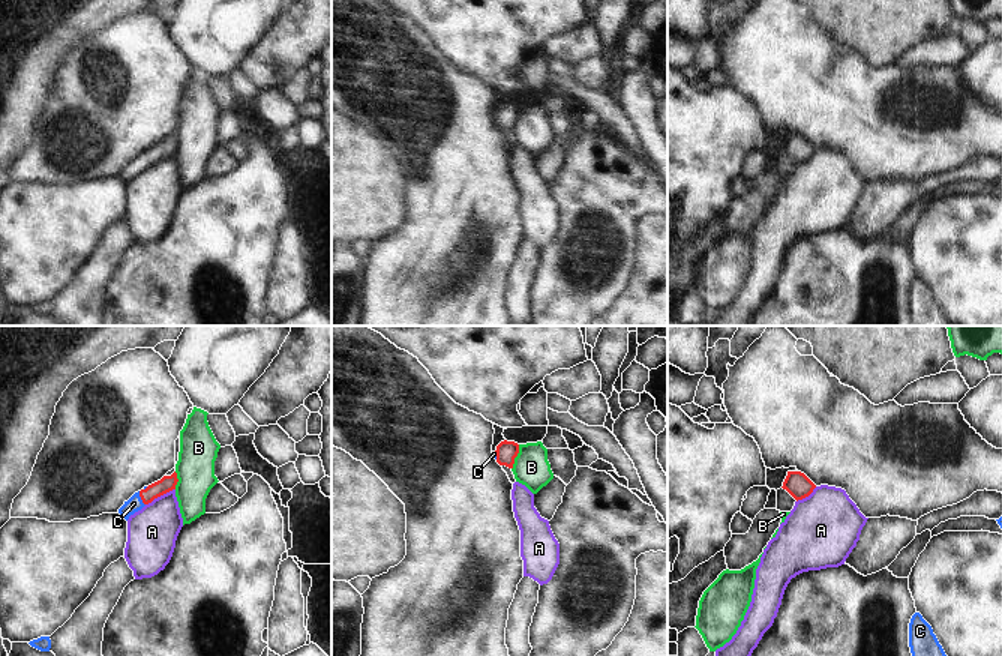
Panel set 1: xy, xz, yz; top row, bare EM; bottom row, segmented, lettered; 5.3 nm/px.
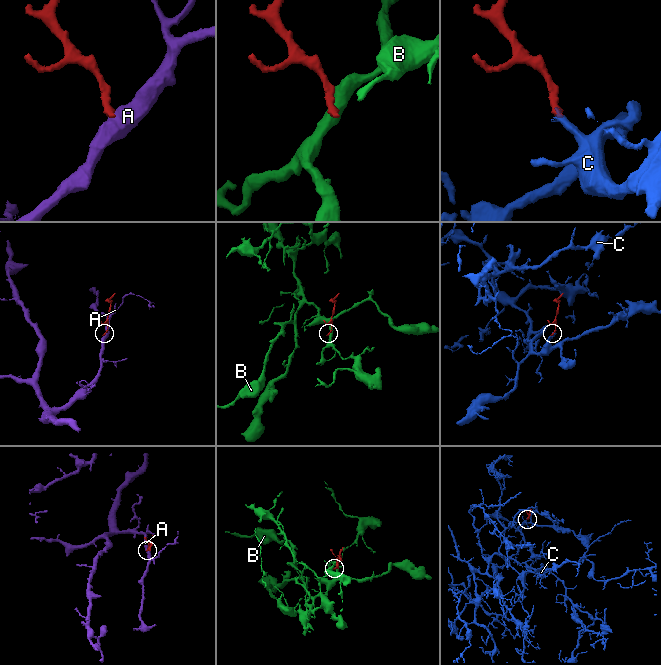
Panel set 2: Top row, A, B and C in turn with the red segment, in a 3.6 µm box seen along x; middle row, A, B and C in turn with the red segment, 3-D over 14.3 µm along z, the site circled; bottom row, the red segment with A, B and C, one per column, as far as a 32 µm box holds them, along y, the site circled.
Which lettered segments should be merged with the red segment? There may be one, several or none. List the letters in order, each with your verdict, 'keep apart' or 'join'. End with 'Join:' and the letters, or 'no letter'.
A: keep apart
B: keep apart
C: join
Join: C

